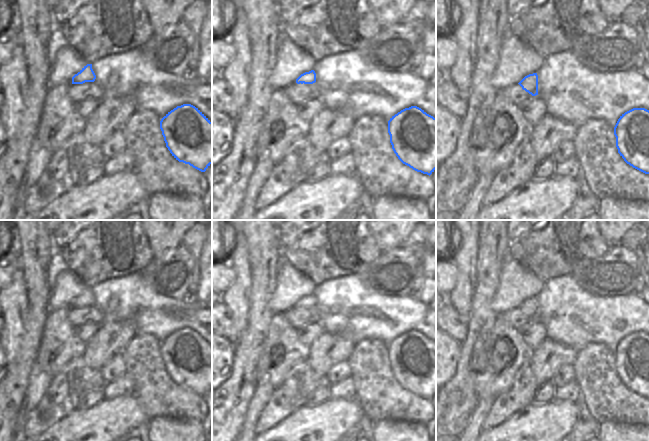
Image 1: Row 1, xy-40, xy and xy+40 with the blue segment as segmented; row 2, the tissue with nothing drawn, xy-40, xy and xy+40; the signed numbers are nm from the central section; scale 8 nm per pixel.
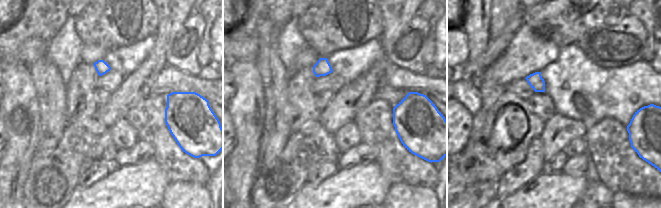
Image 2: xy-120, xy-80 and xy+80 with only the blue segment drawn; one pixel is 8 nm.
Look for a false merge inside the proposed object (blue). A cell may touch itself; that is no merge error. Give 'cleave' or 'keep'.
cleave

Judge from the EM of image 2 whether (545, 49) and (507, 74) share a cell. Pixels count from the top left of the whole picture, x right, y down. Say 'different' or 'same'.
same

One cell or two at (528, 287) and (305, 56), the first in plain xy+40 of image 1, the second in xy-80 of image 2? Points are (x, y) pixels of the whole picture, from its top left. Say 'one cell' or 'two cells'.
one cell

